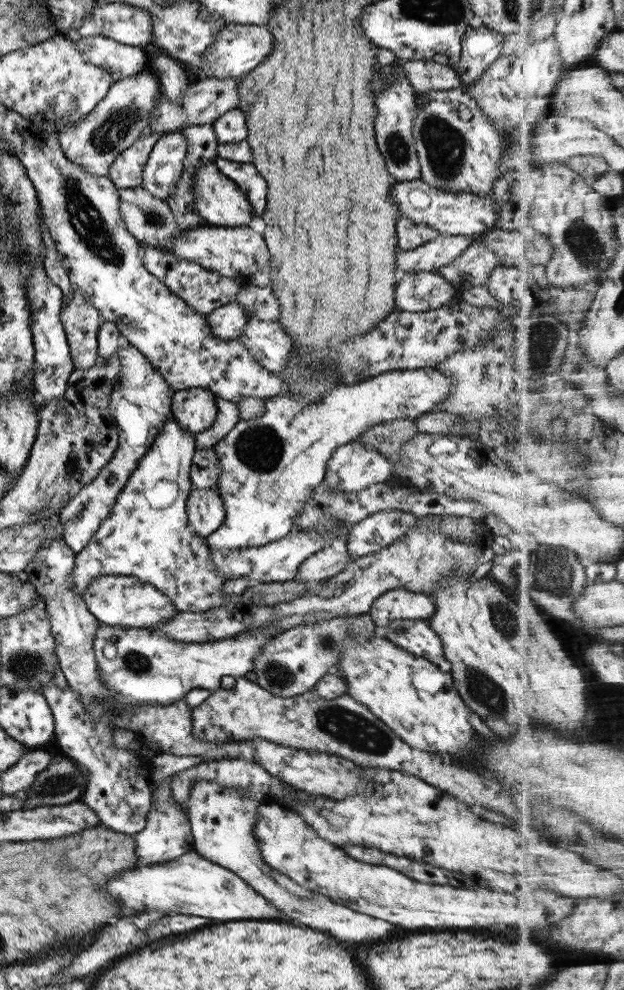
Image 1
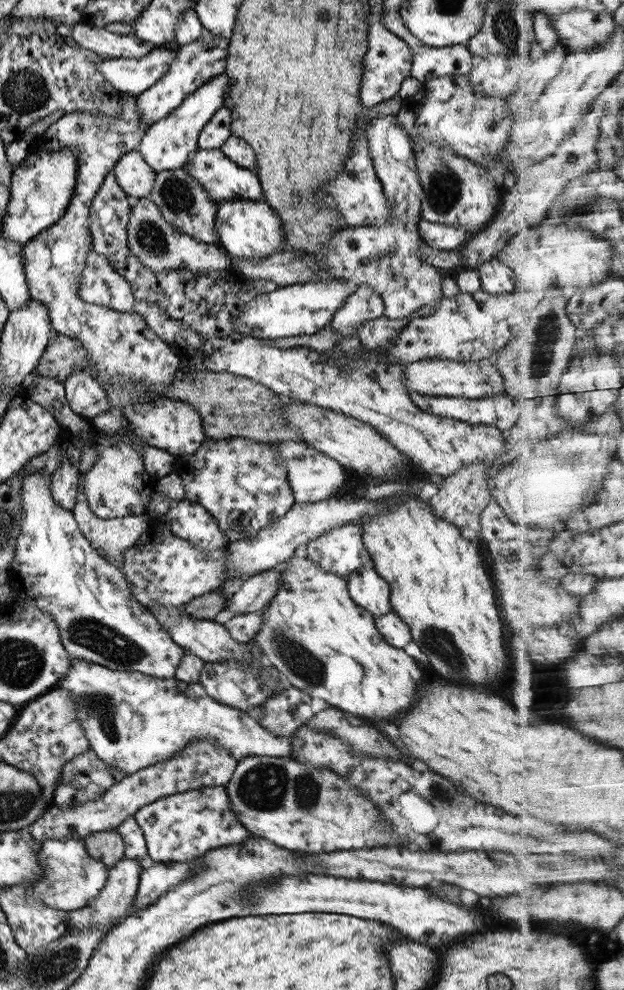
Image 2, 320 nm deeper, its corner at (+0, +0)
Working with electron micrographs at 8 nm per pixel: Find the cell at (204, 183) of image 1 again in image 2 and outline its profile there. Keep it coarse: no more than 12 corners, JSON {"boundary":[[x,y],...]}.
{"boundary":[[260,200],[216,205],[217,245],[235,258],[285,249],[279,217]]}

